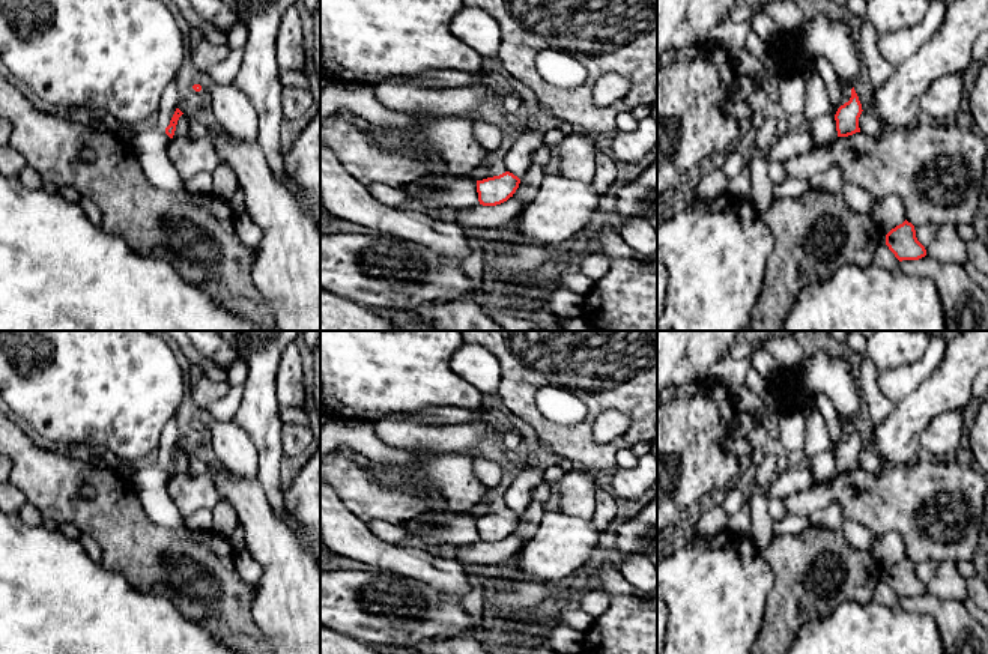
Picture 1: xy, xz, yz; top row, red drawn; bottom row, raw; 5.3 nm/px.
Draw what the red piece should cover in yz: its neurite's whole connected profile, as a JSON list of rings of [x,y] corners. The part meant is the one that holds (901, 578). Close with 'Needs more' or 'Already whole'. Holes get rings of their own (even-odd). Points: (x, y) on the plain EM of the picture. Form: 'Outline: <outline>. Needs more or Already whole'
Outline: [[[907,556],[886,571],[886,582],[899,598],[926,592],[925,583],[916,574],[914,562]]]. Already whole

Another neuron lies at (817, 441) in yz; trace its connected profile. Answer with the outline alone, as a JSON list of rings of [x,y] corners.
[[[800,386],[800,391],[806,400],[806,406],[802,409],[806,424],[805,456],[806,459],[812,459],[824,451],[829,451],[832,441],[824,416],[815,406],[812,395],[805,386]]]

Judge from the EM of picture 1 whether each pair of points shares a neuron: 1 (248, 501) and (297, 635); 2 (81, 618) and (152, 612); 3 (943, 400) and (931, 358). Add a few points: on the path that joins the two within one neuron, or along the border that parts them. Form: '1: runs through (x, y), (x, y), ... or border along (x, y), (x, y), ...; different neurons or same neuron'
1: runs through (266, 534), (287, 564), (297, 602); same neuron
2: runs through (100, 618), (134, 618); same neuron
3: border along (948, 346), (939, 366), (910, 394); different neurons

